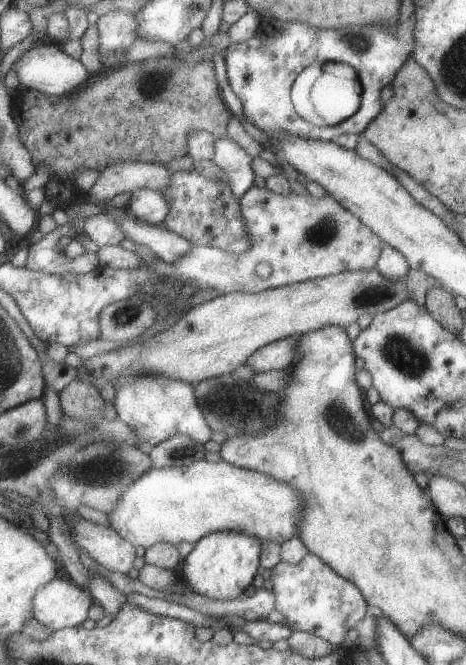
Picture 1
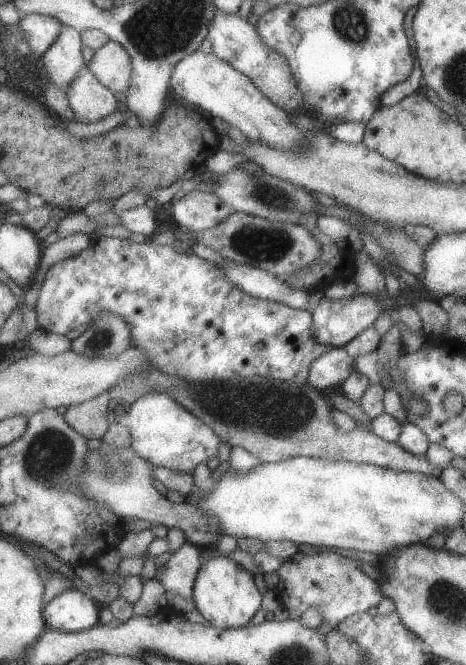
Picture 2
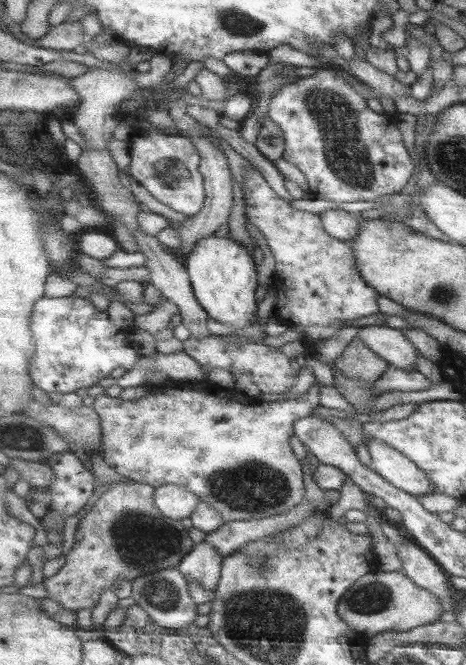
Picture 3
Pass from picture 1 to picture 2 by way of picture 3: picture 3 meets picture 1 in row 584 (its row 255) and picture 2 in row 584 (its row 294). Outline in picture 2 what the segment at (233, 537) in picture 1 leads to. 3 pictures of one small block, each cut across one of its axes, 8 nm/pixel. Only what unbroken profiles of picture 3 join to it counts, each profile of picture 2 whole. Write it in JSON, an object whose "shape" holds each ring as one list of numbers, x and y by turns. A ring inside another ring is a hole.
{"shape":[[215,557,202,565,195,583,196,608,214,627,235,629,246,627,263,606,263,593,255,584,254,574,232,557]]}

